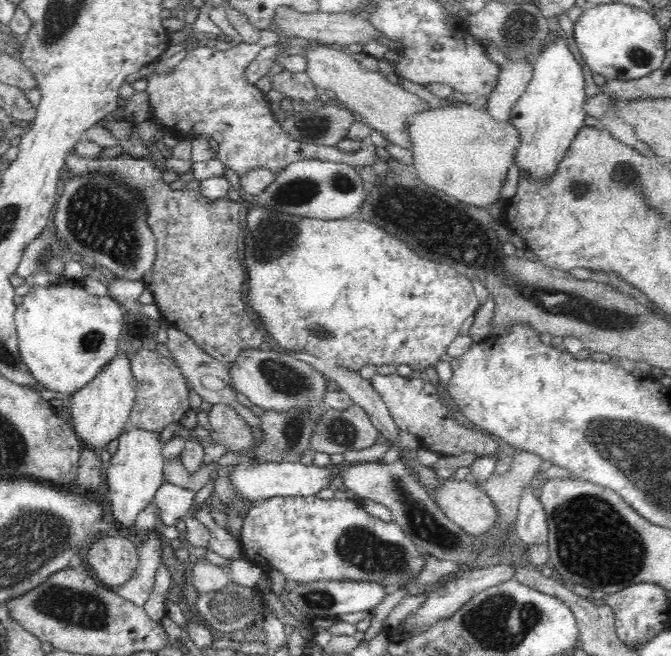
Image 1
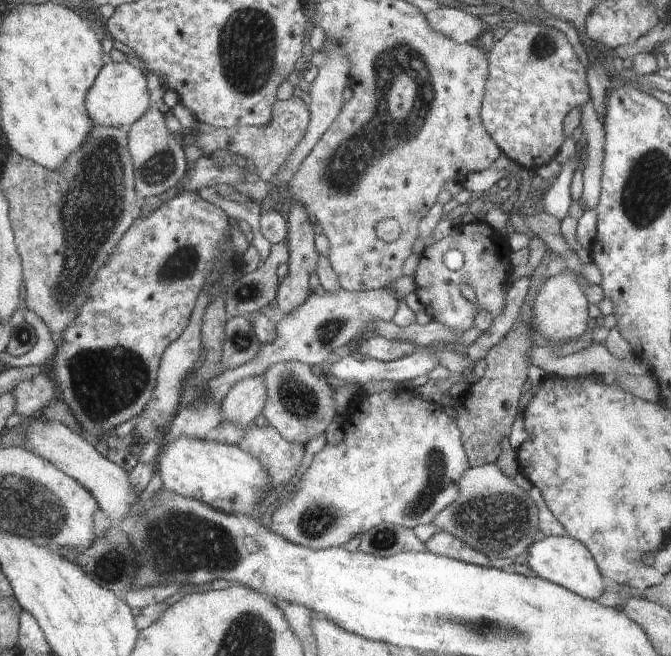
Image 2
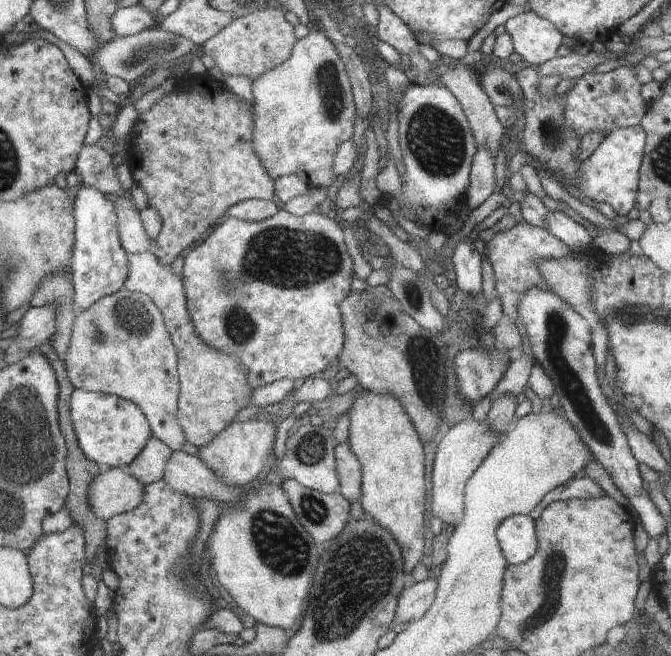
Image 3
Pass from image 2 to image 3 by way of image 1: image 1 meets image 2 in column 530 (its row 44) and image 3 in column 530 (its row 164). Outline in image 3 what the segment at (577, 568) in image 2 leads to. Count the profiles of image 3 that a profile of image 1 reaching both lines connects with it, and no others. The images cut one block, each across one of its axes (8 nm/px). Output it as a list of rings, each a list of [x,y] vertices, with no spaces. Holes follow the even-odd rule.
[[[512,515],[498,525],[496,538],[509,565],[526,562],[537,549],[534,519],[530,515]]]

